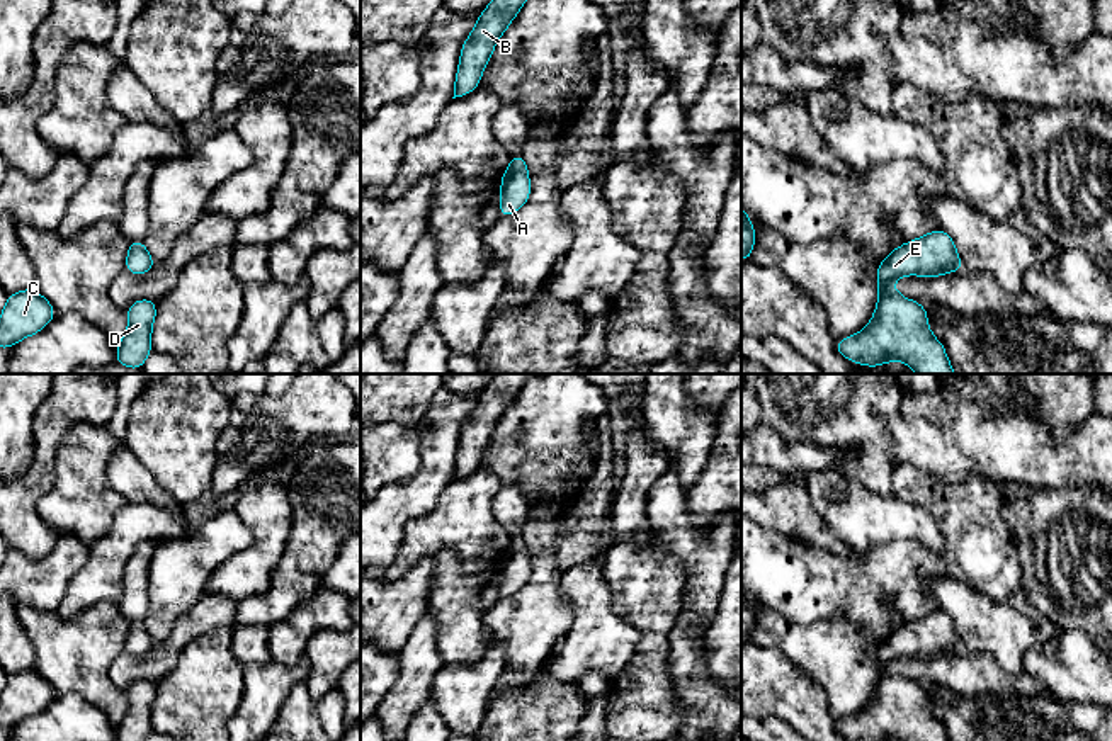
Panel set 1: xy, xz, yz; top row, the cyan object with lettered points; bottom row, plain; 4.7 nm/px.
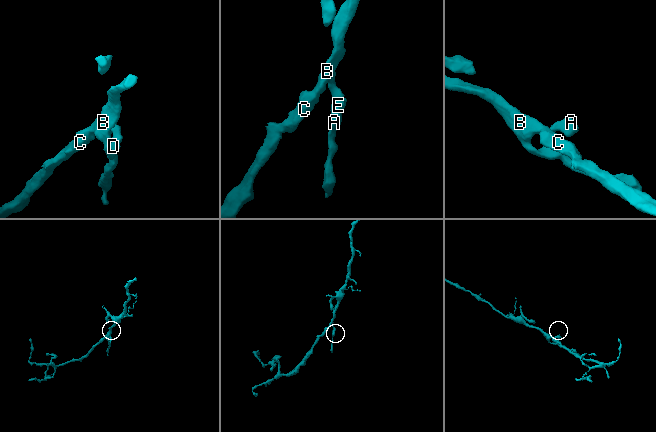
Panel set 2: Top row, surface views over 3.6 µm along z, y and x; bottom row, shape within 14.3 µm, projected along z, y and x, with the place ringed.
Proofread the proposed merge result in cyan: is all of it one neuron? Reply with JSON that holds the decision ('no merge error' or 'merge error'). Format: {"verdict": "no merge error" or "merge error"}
{"verdict": "no merge error"}

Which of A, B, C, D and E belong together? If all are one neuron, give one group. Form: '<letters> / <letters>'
A B C D E

